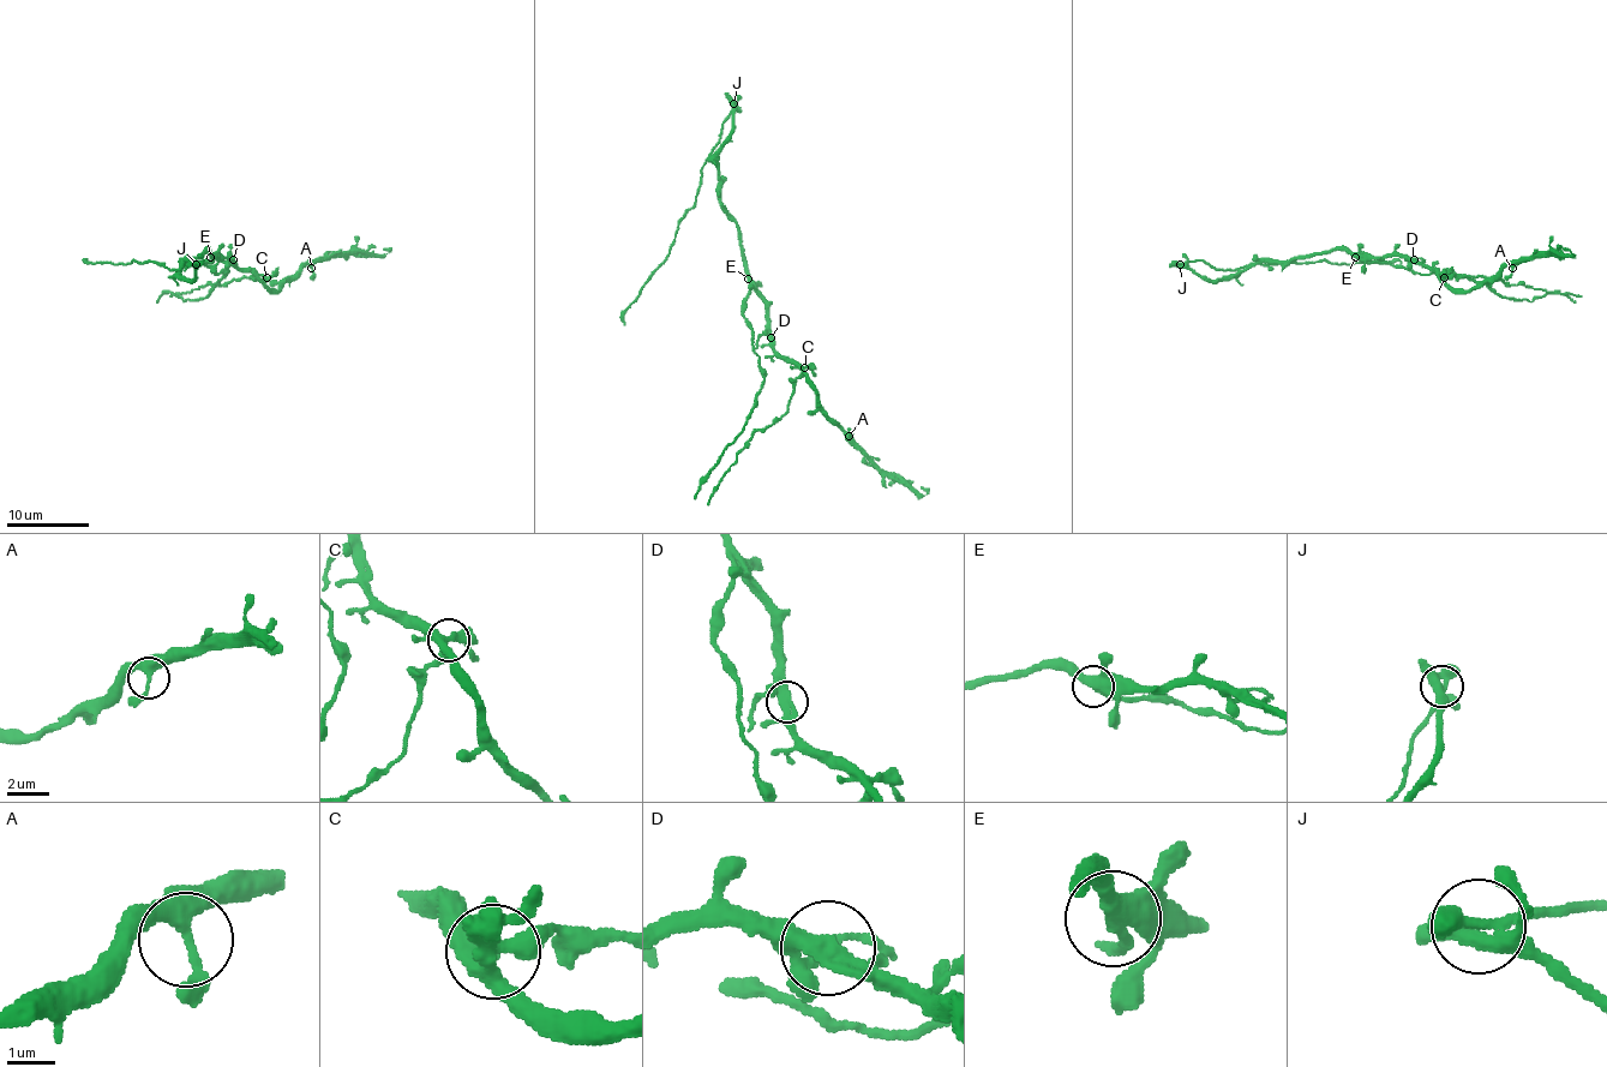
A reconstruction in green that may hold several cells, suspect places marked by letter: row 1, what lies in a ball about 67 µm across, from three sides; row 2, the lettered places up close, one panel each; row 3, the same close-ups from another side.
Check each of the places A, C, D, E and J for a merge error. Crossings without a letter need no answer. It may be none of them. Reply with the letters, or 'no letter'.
C, E, J

